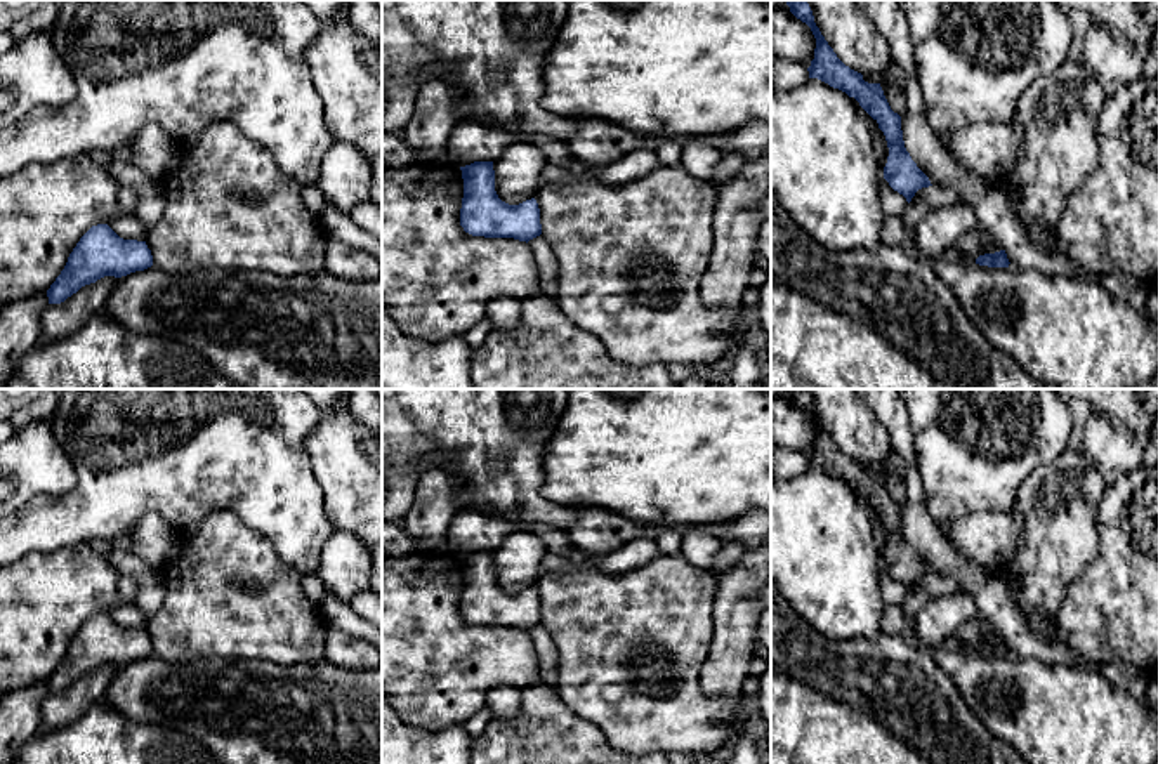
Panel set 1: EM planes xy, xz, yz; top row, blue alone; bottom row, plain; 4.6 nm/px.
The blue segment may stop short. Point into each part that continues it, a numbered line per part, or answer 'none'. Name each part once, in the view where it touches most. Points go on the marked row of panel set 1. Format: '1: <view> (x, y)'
none

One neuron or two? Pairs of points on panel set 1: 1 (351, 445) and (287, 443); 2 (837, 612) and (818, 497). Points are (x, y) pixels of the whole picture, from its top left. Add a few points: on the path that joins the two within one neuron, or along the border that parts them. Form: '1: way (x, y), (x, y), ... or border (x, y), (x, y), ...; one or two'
1: border (320, 412), (306, 440), (318, 481); two
2: way (834, 584), (818, 549), (818, 525); one

